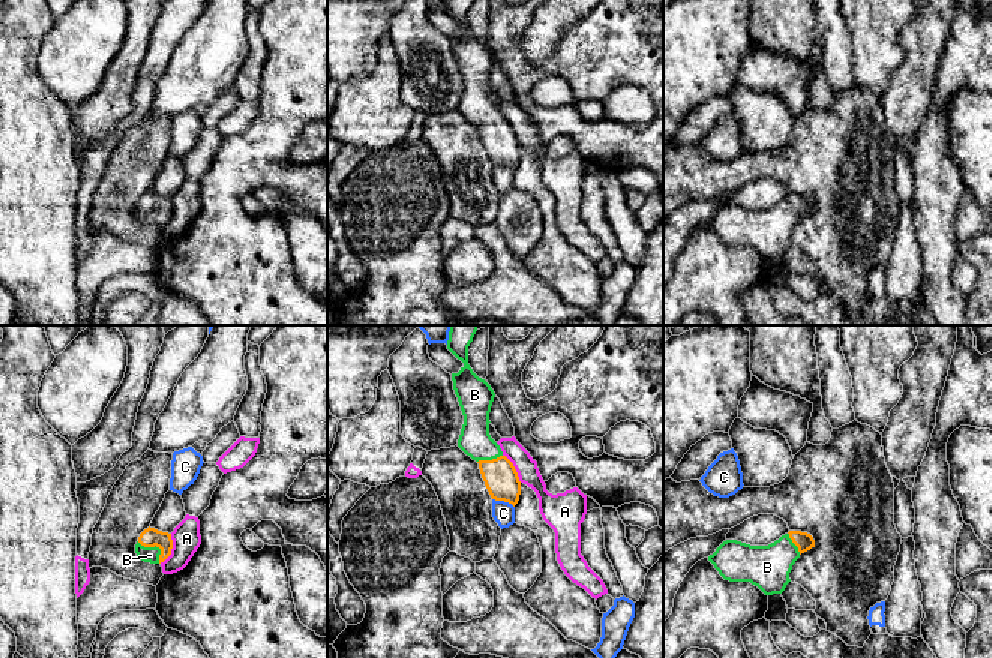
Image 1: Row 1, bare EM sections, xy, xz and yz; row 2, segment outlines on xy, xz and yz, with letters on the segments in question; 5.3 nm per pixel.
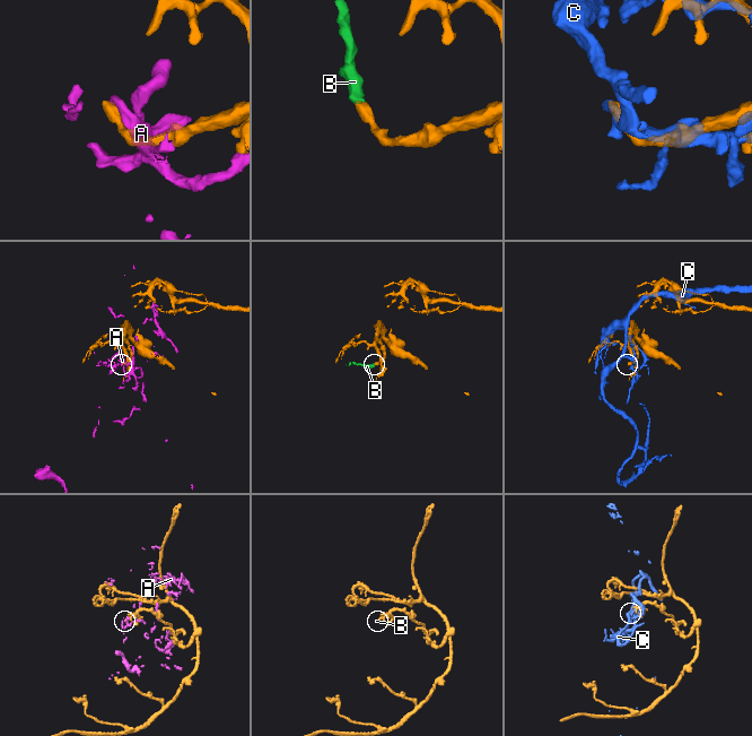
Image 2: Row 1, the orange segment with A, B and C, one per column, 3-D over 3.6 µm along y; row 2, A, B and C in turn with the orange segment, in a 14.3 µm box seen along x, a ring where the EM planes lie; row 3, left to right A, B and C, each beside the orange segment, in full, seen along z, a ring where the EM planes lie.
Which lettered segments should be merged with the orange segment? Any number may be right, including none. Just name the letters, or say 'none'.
B

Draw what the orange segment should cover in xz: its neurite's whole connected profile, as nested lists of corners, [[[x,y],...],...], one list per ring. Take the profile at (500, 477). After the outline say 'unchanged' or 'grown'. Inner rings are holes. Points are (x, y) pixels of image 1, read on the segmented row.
[[[450,325],[447,340],[447,349],[464,363],[458,373],[452,373],[453,390],[464,415],[458,447],[479,463],[491,498],[515,507],[521,495],[518,472],[489,435],[489,412],[495,393],[468,364],[468,346],[476,331],[477,325]]]; grown

